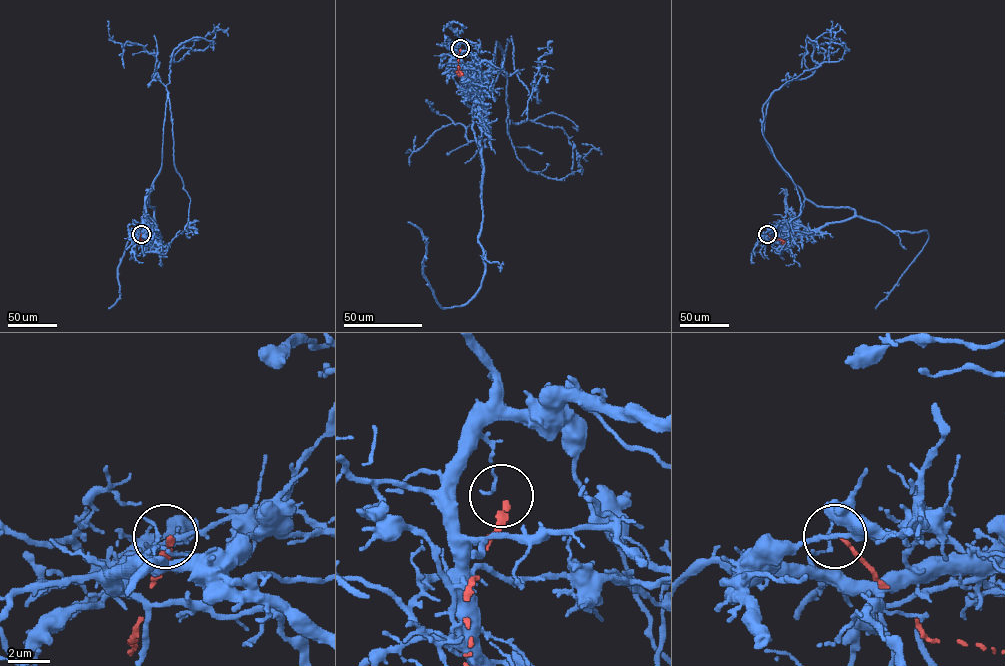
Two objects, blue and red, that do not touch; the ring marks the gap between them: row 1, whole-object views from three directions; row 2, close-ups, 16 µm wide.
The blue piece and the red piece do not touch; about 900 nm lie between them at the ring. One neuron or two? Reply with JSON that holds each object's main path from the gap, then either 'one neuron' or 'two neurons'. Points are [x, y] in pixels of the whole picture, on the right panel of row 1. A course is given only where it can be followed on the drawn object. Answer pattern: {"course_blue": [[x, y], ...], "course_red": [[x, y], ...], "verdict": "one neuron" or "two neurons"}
{"course_blue": [[767, 233], [797, 218], [804, 199], [766, 141], [772, 93], [762, 133], [801, 207], [767, 227]], "course_red": [[767, 234], [772, 239], [782, 240], [782, 244]], "verdict": "two neurons"}

